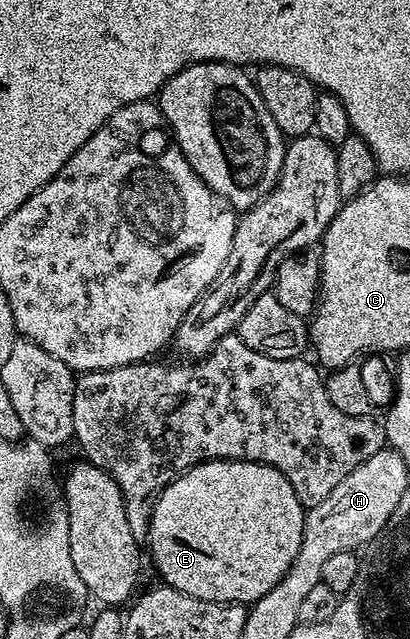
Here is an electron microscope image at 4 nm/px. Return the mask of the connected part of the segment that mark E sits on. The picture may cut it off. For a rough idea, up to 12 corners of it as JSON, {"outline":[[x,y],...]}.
{"outline":[[209,459],[158,497],[163,582],[257,603],[306,509],[265,463]]}

